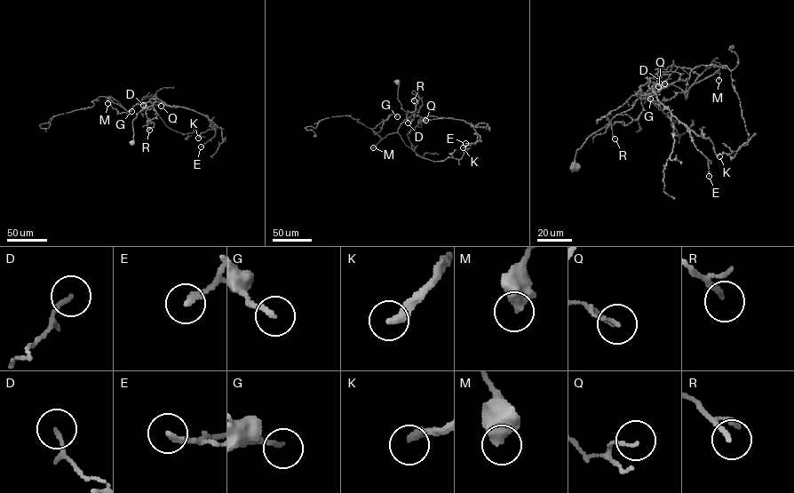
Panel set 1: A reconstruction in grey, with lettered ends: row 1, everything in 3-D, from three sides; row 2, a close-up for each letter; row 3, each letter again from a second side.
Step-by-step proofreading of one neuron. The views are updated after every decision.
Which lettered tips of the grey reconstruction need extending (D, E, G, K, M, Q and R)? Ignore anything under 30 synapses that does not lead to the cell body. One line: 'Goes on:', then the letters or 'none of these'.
Goes on: none of these

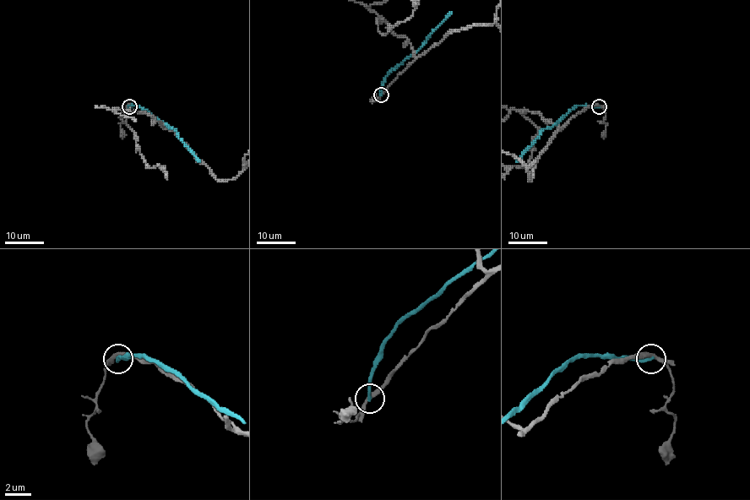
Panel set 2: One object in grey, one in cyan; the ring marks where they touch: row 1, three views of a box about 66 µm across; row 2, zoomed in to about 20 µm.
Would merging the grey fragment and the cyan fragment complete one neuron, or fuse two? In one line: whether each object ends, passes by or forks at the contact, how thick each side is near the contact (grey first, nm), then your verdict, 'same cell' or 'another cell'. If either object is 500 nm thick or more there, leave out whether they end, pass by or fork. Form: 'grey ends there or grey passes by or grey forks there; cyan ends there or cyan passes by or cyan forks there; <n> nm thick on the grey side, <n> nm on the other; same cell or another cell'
grey passes by; cyan ends there; 280 nm thick on the grey side, 320 nm on the other; another cell

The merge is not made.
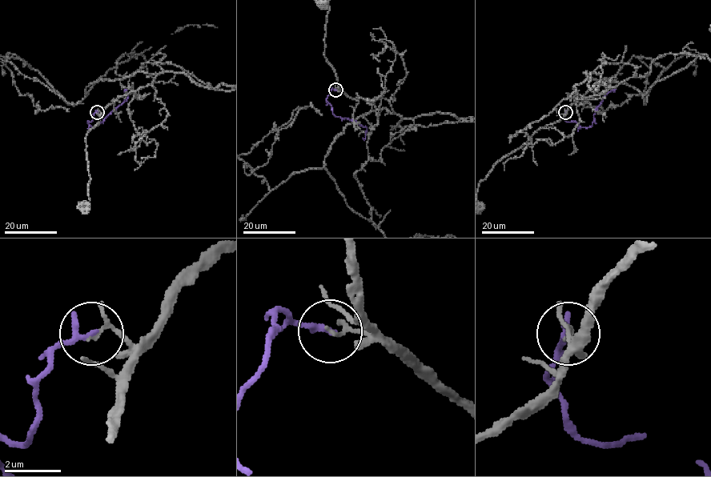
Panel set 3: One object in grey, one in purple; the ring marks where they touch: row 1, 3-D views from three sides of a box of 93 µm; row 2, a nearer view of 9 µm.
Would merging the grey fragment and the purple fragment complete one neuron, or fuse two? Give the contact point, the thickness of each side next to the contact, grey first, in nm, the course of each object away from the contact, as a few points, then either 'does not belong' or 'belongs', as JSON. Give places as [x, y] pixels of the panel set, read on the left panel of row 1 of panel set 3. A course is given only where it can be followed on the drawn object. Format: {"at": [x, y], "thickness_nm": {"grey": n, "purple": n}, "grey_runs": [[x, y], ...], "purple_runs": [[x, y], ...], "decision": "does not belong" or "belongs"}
{"at": [97, 112], "thickness_nm": {"grey": 90, "purple": 260}, "grey_runs": [[98, 112], [101, 115], [100, 119], [86, 137], [90, 181], [90, 200], [85, 204]], "purple_runs": [[98, 111], [92, 116], [90, 122], [87, 122], [94, 127], [126, 98], [127, 90], [123, 91]], "decision": "does not belong"}

